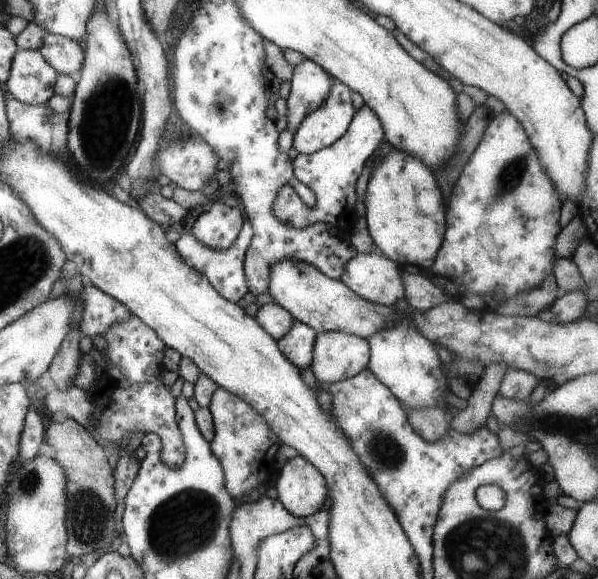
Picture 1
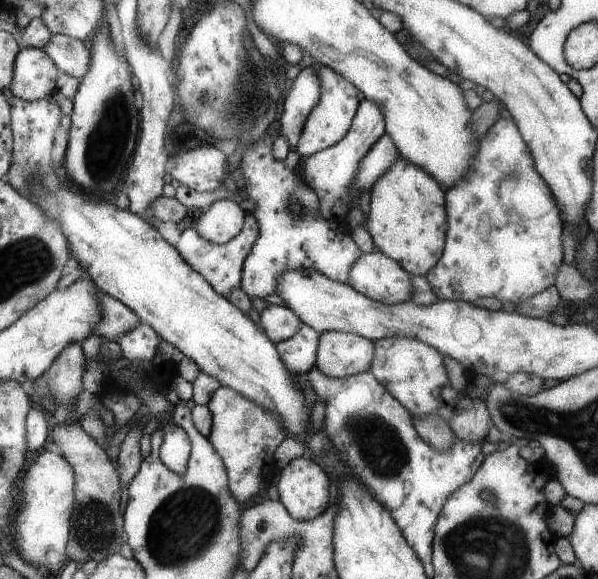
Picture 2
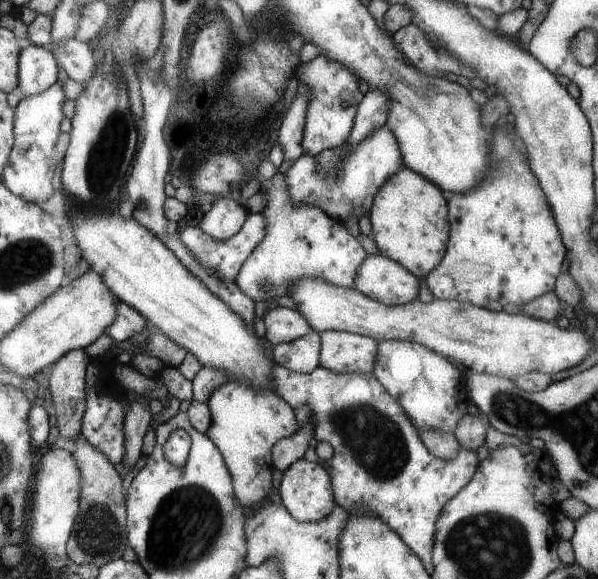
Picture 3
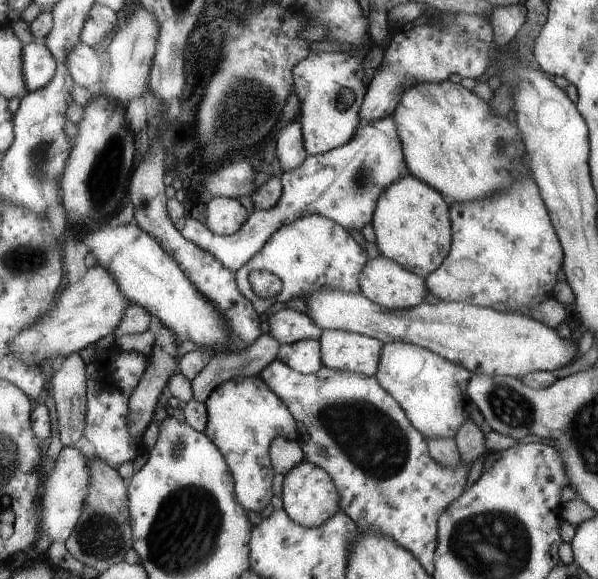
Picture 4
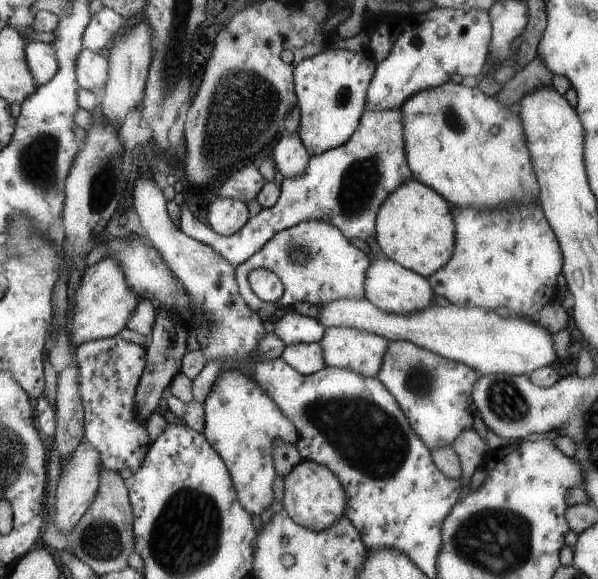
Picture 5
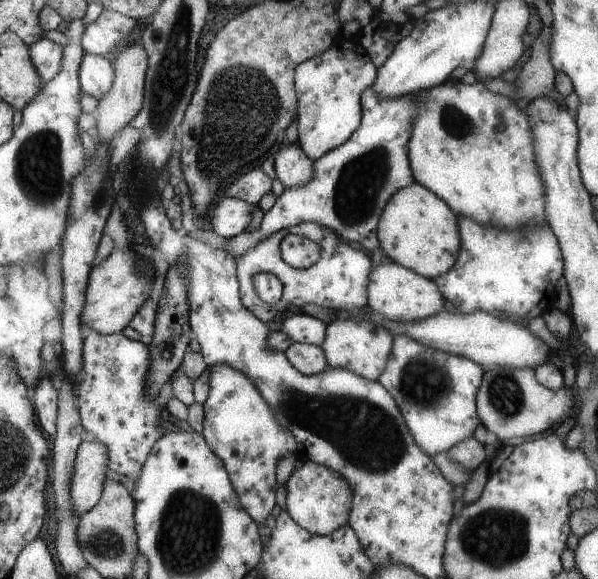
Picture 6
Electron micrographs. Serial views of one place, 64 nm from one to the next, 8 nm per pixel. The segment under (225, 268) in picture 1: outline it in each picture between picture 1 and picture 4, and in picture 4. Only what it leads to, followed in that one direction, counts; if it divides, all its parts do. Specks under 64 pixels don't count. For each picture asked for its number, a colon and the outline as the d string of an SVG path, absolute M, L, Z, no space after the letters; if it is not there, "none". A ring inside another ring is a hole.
2: M249 214L245 230L233 238L229 244L221 246L221 244L213 244L209 240L205 240L197 228L193 230L185 230L181 234L181 240L177 242L177 250L181 252L181 256L187 260L187 264L201 272L205 276L205 280L209 280L209 284L213 284L213 288L217 288L217 294L229 298L229 294L233 294L233 290L243 290L243 272L245 272L245 262L249 258L249 254L253 254L253 246L257 246L257 238L261 238L261 224L257 222L257 218L253 214Z
3: M261 212L259 214L251 214L247 218L243 230L239 234L235 234L233 238L225 240L225 242L215 240L209 234L205 234L201 226L187 226L183 230L183 234L179 234L179 236L181 236L183 244L189 248L189 252L193 256L197 256L197 260L203 264L203 268L207 268L207 270L223 276L225 282L237 282L237 276L241 274L245 262L249 262L249 258L253 258L253 252L257 250L257 246L261 246L261 242L267 238L267 232L265 232L267 226L265 226L265 222L267 222L265 214L261 214Z
4: M391 116L381 118L381 122L363 122L359 124L357 134L345 142L345 146L329 150L323 156L309 156L299 168L283 172L283 198L279 204L271 210L251 214L249 222L245 222L237 234L227 238L217 236L207 228L207 224L191 218L185 222L183 236L197 244L199 250L203 248L207 254L213 254L213 258L217 258L223 266L239 272L257 252L263 250L275 230L305 214L323 214L347 232L361 232L363 226L373 222L373 210L377 210L381 194L385 194L385 190L389 190L389 186L393 186L393 182L397 182L401 176L405 178L405 174L409 174L409 168L405 164L397 122Z

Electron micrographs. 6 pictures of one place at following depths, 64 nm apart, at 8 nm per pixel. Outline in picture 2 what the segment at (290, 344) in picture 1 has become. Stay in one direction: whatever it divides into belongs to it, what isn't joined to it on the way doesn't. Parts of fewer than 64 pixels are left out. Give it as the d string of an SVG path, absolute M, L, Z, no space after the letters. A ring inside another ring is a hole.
M303 324L301 330L293 338L281 342L277 346L277 350L281 352L289 370L293 370L293 374L301 376L301 374L309 374L317 368L319 346L321 346L321 332Z

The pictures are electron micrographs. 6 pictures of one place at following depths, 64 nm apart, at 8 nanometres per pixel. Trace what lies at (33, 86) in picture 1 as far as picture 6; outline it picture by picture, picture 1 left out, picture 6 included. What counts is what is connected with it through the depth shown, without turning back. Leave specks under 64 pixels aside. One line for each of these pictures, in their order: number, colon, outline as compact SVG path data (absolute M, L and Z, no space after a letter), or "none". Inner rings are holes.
2: M25 48L17 56L15 78L9 94L25 102L51 98L51 94L57 94L59 78L61 78L61 70L45 54L45 50Z
3: M29 46L21 52L21 70L17 94L21 98L31 98L51 90L59 82L61 66L51 48Z
4: M27 44L25 46L25 84L29 94L45 90L57 78L59 64L47 44Z
5: M31 42L31 44L27 44L25 54L27 54L27 60L29 60L29 70L33 74L33 80L37 82L39 88L53 82L53 78L57 78L61 64L59 64L57 52L51 44Z
6: M43 38L41 42L31 44L29 54L31 54L33 66L37 68L37 74L41 76L41 80L45 84L53 82L61 74L61 70L65 66L65 62L63 62L63 46L53 42L53 40Z

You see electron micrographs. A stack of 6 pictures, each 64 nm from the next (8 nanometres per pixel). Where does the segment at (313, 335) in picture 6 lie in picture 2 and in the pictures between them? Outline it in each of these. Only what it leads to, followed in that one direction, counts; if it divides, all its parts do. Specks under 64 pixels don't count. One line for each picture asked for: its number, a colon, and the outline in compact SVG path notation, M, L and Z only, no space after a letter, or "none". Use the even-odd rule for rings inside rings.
2: M267 306L261 312L261 326L265 334L279 346L281 342L293 338L305 322L287 306Z
3: M277 304L267 310L263 322L267 324L265 338L275 346L297 342L297 340L309 336L311 332L315 332L313 326L307 322L307 318L299 310L281 308Z
4: M277 308L275 312L269 314L269 328L271 328L271 336L281 344L281 346L291 346L297 344L301 340L309 340L309 338L319 338L323 336L323 328L317 326L311 316L295 312L295 310L287 310L287 308Z
5: M295 310L281 312L275 320L275 332L287 346L291 344L321 344L325 338L325 326L309 316L303 316Z

